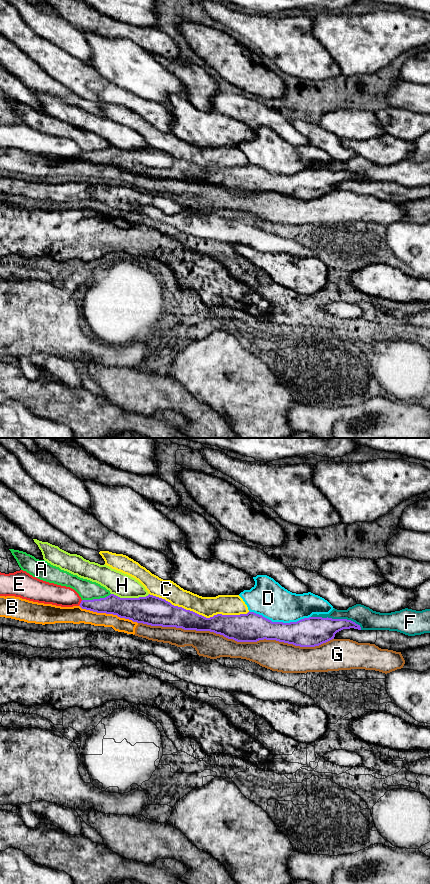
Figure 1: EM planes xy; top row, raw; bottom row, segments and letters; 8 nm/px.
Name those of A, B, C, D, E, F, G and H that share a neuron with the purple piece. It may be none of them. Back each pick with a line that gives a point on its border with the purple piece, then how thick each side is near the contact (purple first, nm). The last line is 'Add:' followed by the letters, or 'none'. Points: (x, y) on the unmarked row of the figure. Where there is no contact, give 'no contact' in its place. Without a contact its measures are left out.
Add: none

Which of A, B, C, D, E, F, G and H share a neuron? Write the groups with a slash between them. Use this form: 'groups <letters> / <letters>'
groups A / B G / C / D / E / F / H

